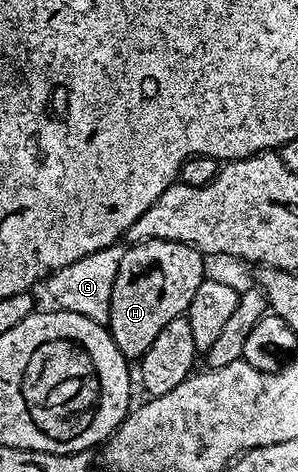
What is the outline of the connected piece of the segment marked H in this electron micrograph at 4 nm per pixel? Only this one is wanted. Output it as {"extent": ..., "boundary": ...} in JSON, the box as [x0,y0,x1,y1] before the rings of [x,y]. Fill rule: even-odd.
{"extent":[106,239,206,361],"boundary":[[[165,239],[133,243],[125,250],[106,324],[125,359],[139,361],[165,325],[187,312],[194,293],[198,293],[198,285],[206,278],[204,262],[205,256],[196,247]]]}

